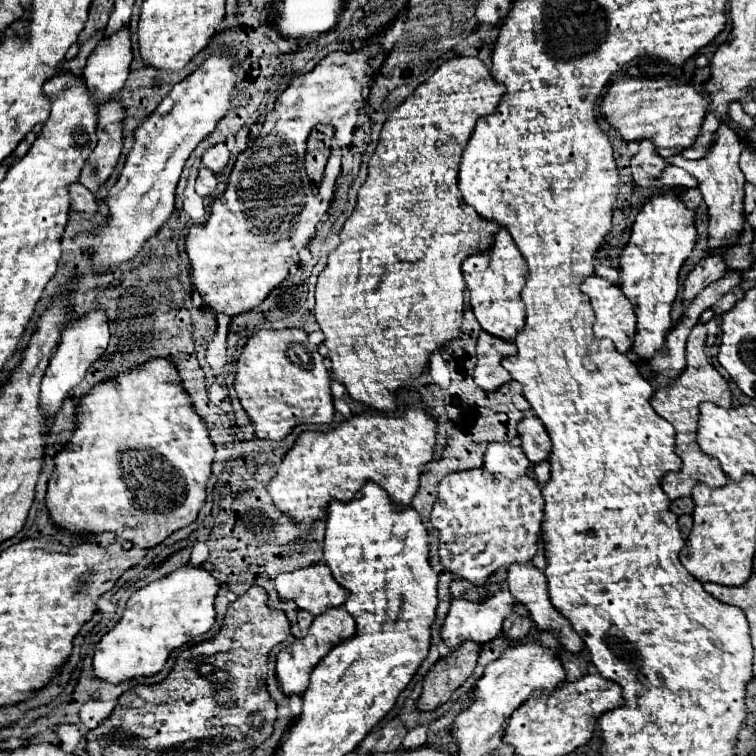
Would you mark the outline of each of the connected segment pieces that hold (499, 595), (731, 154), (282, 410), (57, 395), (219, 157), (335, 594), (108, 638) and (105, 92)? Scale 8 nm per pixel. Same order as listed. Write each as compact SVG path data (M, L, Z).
M503 580L499 590L493 592L493 596L481 600L481 602L471 602L471 600L465 600L465 598L455 598L451 602L451 608L443 620L443 628L441 628L441 638L445 640L445 644L449 648L455 648L459 646L459 642L465 642L465 640L473 640L477 644L485 644L493 638L497 638L503 630L503 620L507 618L509 610L513 608L515 604L515 598L513 594L509 592L509 584Z
M725 120L719 122L719 128L715 132L713 146L697 160L687 160L681 154L669 158L669 164L675 164L683 170L687 170L693 178L699 182L699 190L703 194L703 200L709 208L709 250L721 248L725 244L737 242L739 232L743 230L743 184L745 176L739 170L739 154L743 152L743 138L729 128Z
M285 328L285 330L259 330L245 344L239 360L237 360L237 378L235 390L241 406L253 420L255 434L267 440L283 440L291 428L299 422L303 424L329 424L333 420L333 396L329 390L329 370L325 366L325 358L317 350L319 346L309 342L309 336L301 328Z
M93 310L87 316L73 322L73 326L63 330L57 352L51 358L47 372L43 376L43 382L41 382L41 402L39 402L41 408L39 410L45 412L43 416L47 420L51 420L59 412L65 396L71 392L71 388L75 388L83 380L87 368L105 352L107 344L109 344L109 326L107 326L107 316L103 310Z
M215 144L215 146L211 146L211 148L203 154L201 160L203 160L205 168L209 168L209 170L215 172L215 174L219 174L219 172L227 166L227 162L229 162L229 150L227 150L225 144Z
M311 564L293 572L281 572L275 578L275 588L283 600L295 600L299 608L313 616L327 608L341 606L347 598L345 588L333 578L325 564Z
M179 566L175 572L149 582L147 586L133 592L127 600L123 618L109 630L93 654L93 670L101 680L119 684L135 676L157 674L169 652L191 642L195 636L205 634L215 624L215 596L219 582L203 566Z
M127 26L107 40L101 40L87 58L83 78L97 104L111 100L123 88L131 64L131 38Z

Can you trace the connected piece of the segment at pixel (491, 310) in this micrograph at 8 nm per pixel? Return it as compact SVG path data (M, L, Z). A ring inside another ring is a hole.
M501 228L493 236L493 246L485 252L473 254L463 262L463 278L471 298L471 310L481 328L493 336L513 340L517 330L525 324L525 304L521 302L521 290L525 286L525 258L515 246L511 234Z

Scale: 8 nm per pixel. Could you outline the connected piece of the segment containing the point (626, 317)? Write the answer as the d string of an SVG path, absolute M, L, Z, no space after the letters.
M589 276L581 282L581 290L591 298L591 306L593 306L593 312L595 312L595 326L593 326L593 332L595 336L599 338L609 338L615 348L619 352L629 352L629 346L633 342L633 334L635 334L635 310L633 310L633 304L629 302L629 298L621 292L619 286L611 284L609 280L605 278L599 278L599 276Z

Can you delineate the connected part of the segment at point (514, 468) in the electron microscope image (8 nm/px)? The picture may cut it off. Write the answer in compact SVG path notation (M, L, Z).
M491 444L483 460L483 470L509 480L517 480L519 476L523 476L529 470L529 466L531 462L525 458L523 450L519 446L509 444Z

